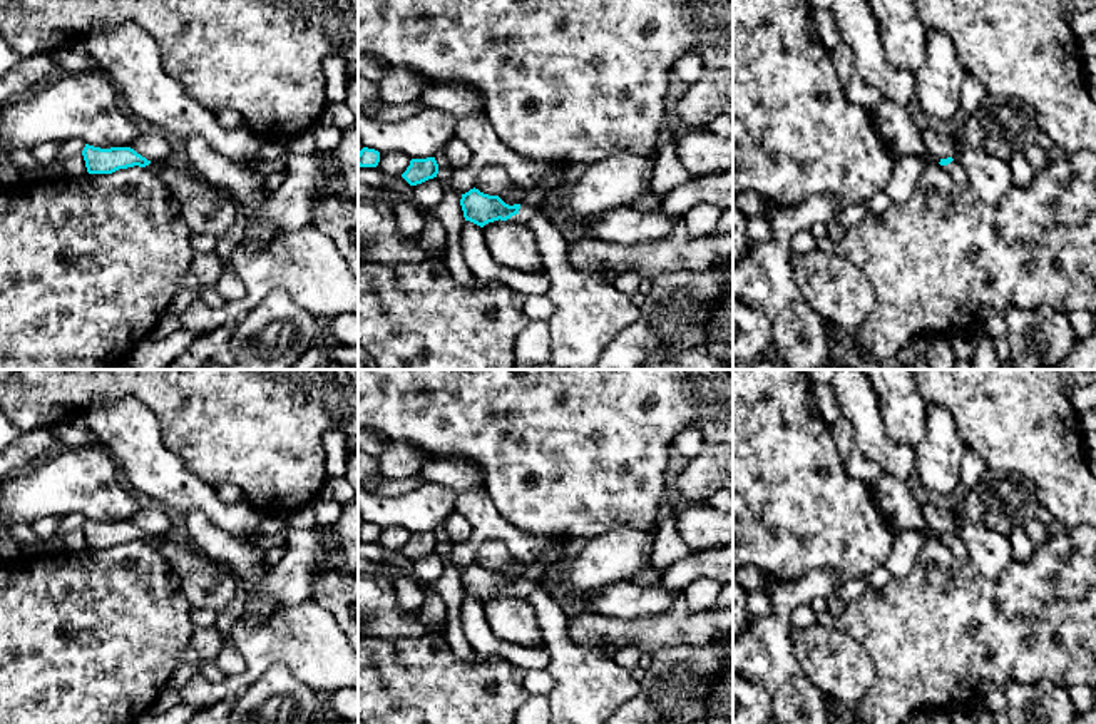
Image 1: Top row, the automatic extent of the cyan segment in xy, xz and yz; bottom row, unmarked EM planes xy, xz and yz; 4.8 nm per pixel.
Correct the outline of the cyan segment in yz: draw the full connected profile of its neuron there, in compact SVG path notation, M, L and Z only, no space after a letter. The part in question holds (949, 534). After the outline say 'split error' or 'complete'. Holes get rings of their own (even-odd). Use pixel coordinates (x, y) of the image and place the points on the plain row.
M940 533L939 538L957 558L967 558L967 548L957 533Z; split error

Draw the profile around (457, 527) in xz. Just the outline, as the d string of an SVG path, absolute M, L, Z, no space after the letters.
M452 512L445 518L443 525L445 525L445 532L450 545L465 543L472 535L472 525L458 512Z

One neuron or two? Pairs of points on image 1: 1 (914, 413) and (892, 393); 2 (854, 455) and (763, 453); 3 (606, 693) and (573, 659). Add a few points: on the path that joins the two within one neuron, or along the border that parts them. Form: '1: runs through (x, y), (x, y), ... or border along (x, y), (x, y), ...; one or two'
1: runs through (909, 410), (897, 398); one
2: border along (829, 425), (842, 467), (867, 484); two
3: runs through (598, 684), (581, 667); one

